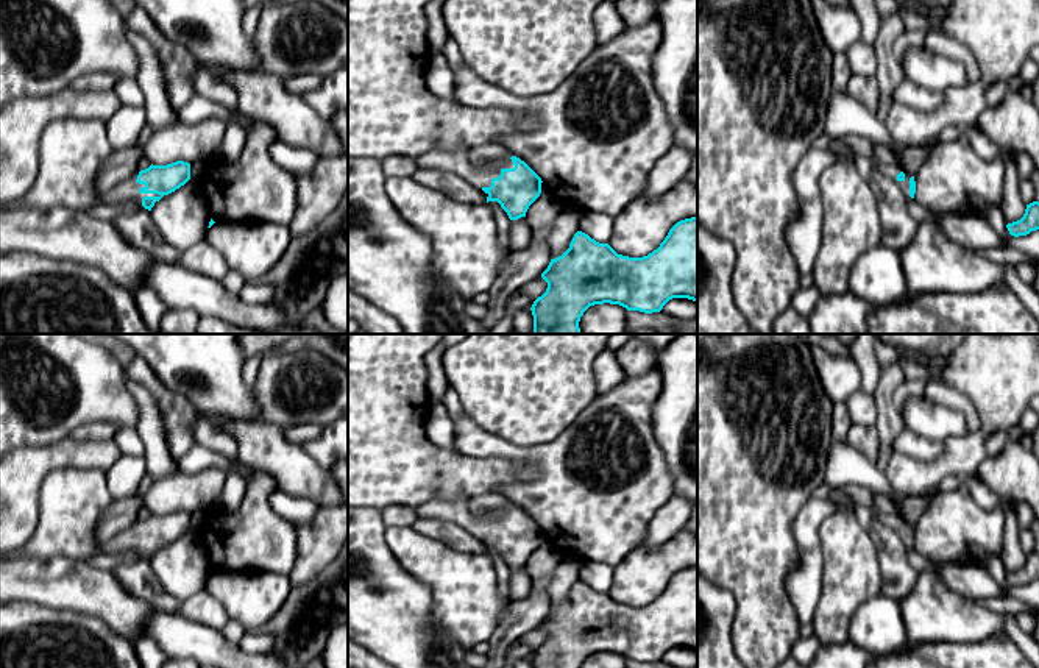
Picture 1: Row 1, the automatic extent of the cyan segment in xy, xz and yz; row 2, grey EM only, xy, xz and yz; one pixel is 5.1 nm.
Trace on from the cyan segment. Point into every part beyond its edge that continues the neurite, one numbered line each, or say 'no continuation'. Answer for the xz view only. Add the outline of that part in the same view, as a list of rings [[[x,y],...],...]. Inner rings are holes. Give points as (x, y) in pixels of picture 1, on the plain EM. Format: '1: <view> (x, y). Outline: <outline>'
1: xz (436, 508). Outline: [[[432,498],[431,501],[415,507],[415,510],[418,518],[437,518],[460,524],[466,532],[470,532],[485,546],[488,546],[488,543],[485,543],[482,538],[490,537],[491,529],[499,528],[502,518],[515,517],[512,509],[509,507],[501,518],[476,518],[468,509],[468,501],[462,501],[460,504],[448,504],[438,498]]]

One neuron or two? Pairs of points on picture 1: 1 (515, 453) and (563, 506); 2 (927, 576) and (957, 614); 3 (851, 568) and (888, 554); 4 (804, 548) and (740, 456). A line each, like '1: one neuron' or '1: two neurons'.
1: one neuron
2: one neuron
3: two neurons
4: two neurons

